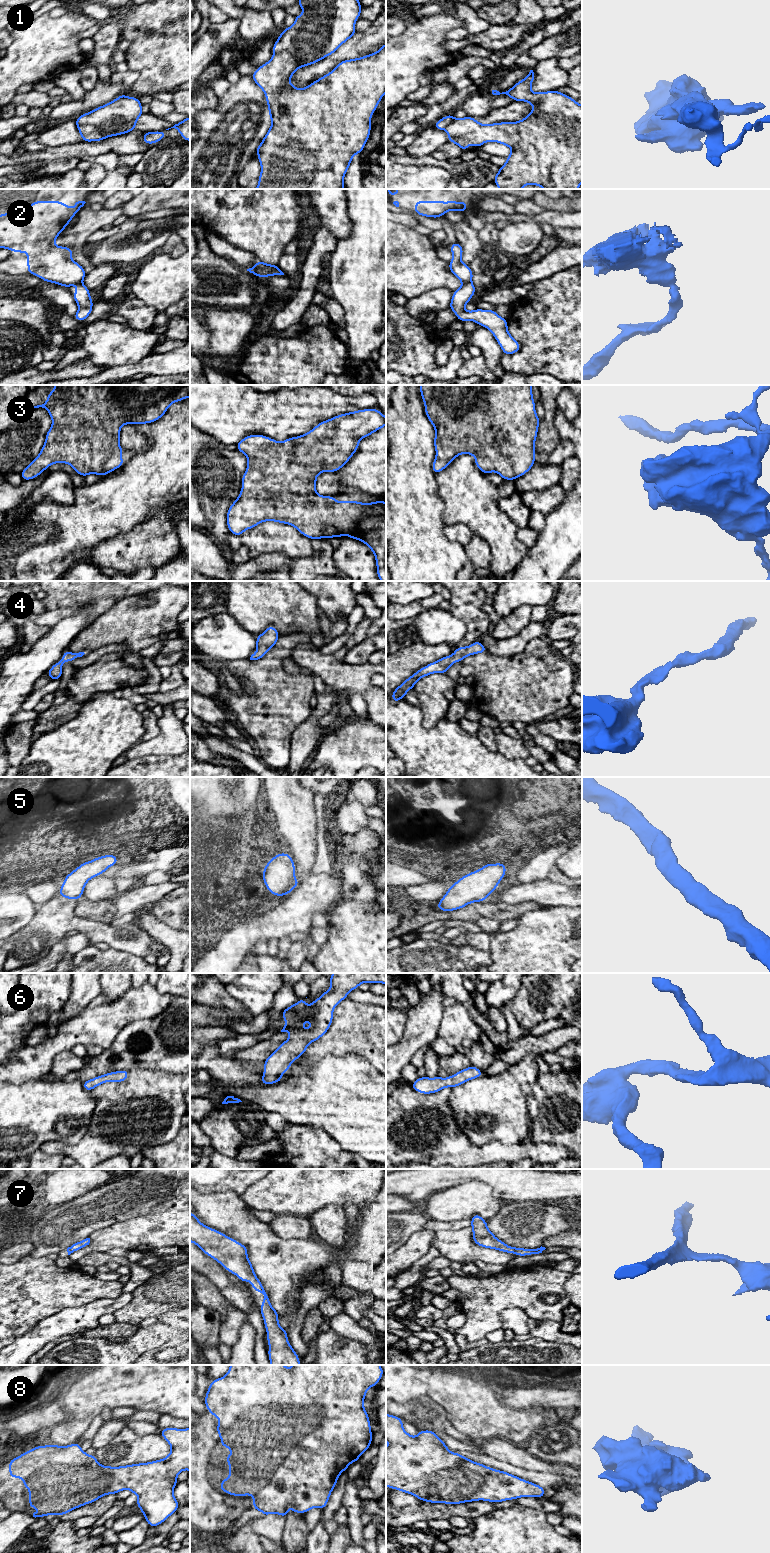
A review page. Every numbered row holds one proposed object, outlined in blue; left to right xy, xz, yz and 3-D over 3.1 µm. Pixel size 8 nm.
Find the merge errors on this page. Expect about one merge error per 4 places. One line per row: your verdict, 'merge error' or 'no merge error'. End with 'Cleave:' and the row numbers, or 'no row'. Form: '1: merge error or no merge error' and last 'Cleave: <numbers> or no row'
1: merge error
2: merge error
3: no merge error
4: no merge error
5: no merge error
6: no merge error
7: no merge error
8: no merge error
Cleave: 1, 2

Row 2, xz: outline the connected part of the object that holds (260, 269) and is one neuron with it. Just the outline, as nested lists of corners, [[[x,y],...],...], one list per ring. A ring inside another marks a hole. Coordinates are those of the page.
[[[257,261],[254,266],[247,269],[250,273],[257,277],[270,277],[273,274],[274,265]]]

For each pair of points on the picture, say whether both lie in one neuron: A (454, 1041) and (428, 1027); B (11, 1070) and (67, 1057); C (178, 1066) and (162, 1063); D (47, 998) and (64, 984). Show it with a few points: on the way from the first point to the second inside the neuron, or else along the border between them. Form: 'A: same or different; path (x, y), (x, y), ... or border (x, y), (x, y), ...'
A: different; border (444, 1010), (437, 1035)
B: different; border (70, 1049), (63, 1050), (56, 1055), (50, 1071)
C: same; path (174, 1063), (166, 1063)
D: same; path (51, 994), (60, 985)

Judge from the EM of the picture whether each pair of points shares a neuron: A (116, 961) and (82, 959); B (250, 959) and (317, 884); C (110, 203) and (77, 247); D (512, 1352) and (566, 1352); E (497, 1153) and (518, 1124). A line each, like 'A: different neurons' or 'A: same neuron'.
A: same neuron
B: different neurons
C: different neurons
D: same neuron
E: different neurons

